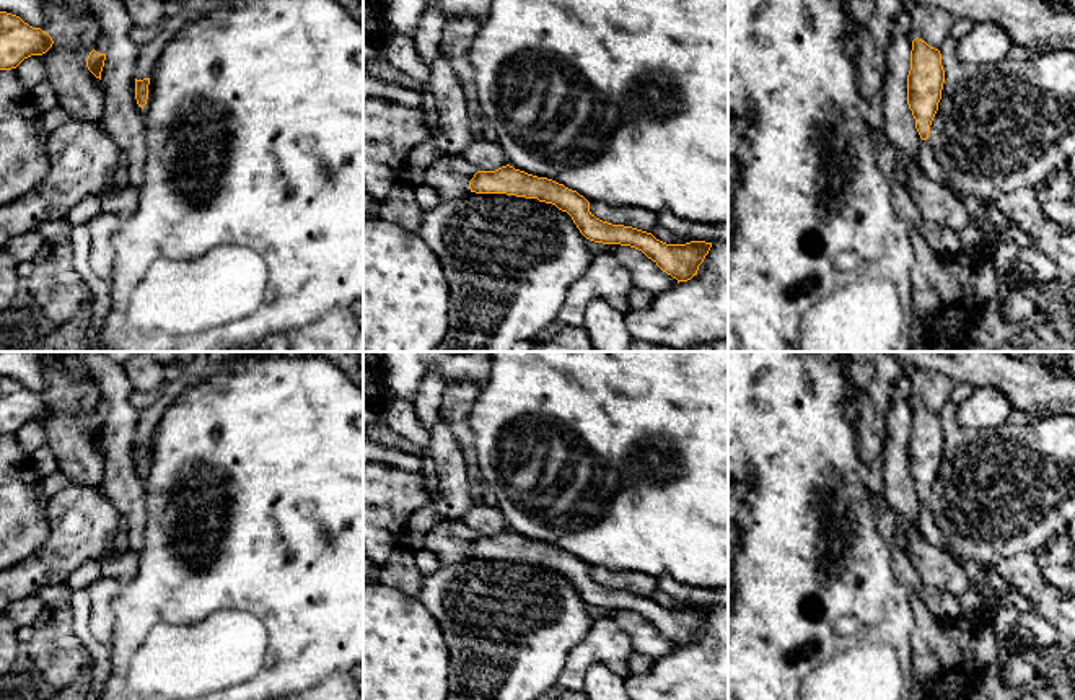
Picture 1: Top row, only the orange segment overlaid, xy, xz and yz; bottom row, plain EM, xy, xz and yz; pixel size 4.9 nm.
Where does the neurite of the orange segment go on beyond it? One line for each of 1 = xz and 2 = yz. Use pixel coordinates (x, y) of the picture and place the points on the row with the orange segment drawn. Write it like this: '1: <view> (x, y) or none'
1: none
2: none

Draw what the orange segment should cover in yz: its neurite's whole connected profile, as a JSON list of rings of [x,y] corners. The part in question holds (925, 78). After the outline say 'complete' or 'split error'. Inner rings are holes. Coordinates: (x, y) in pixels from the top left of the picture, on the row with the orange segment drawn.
[[[915,37],[907,75],[907,104],[922,140],[928,138],[930,125],[941,99],[943,83],[945,70],[940,50]]]; complete

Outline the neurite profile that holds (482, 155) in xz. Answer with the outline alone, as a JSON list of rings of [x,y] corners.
[[[472,140],[463,151],[463,158],[467,160],[477,171],[495,171],[508,164],[508,160],[497,142]]]

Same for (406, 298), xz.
[[[363,220],[363,352],[435,352],[448,330],[448,308],[448,280],[428,244],[396,223]]]

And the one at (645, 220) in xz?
[[[590,202],[590,212],[603,221],[632,226],[647,233],[652,233],[658,226],[658,215],[652,210],[619,208],[599,202]]]

